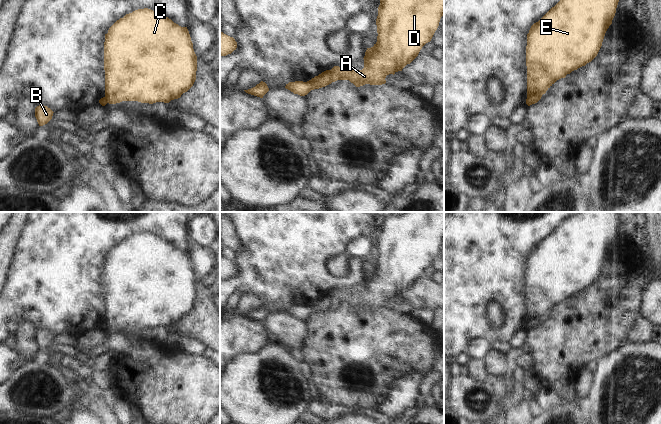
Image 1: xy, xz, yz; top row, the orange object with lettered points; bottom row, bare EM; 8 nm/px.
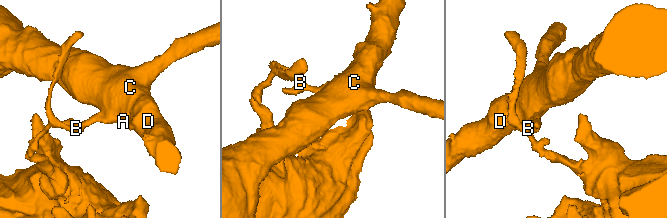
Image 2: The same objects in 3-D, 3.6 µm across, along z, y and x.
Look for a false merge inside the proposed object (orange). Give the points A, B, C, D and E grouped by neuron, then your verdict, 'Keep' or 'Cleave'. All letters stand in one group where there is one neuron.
Groups: A C D E / B. Cleave

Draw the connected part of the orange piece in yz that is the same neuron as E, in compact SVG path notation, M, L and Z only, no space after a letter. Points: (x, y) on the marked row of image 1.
M560 0L527 34L527 98L532 94L543 95L559 79L591 62L598 54L605 33L616 13L619 0Z

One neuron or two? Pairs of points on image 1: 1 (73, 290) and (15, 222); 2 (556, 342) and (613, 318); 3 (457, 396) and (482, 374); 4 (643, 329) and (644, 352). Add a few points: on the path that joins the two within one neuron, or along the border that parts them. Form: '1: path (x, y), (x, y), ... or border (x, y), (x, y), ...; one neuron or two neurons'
1: border (25, 222), (13, 250); two neurons
2: path (570, 336), (599, 318); one neuron
3: border (469, 374), (479, 381), (488, 380); two neurons
4: border (650, 338), (646, 341), (627, 340); two neurons

